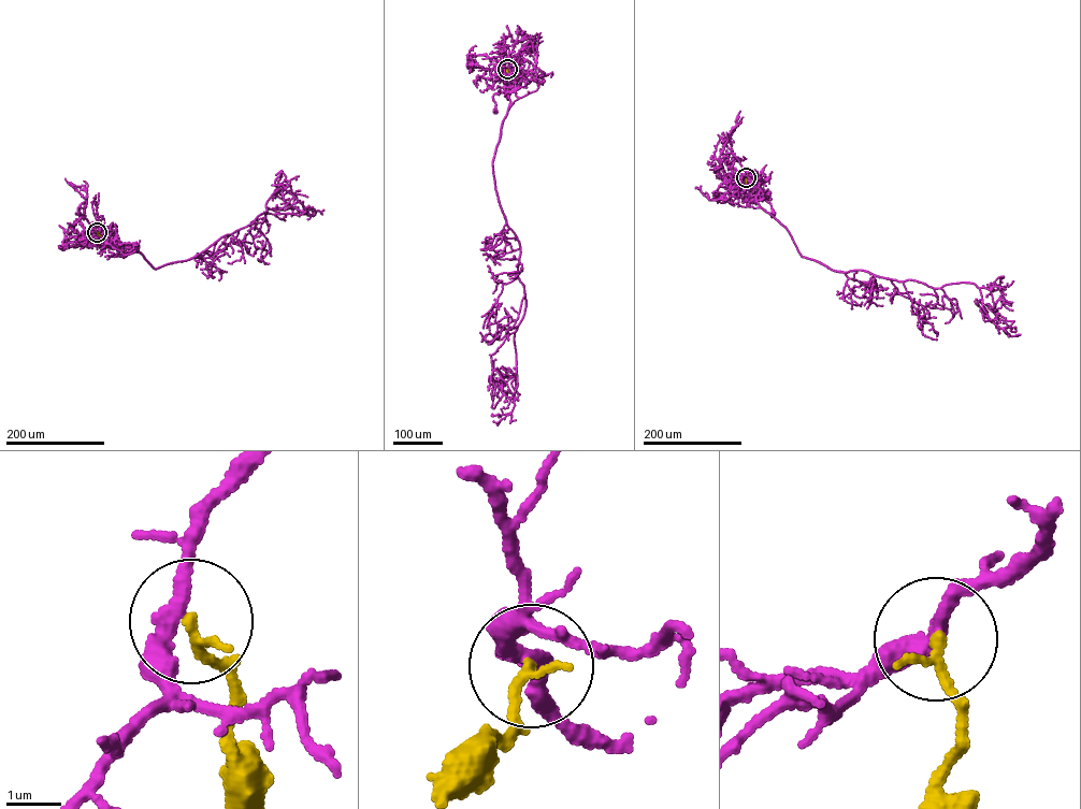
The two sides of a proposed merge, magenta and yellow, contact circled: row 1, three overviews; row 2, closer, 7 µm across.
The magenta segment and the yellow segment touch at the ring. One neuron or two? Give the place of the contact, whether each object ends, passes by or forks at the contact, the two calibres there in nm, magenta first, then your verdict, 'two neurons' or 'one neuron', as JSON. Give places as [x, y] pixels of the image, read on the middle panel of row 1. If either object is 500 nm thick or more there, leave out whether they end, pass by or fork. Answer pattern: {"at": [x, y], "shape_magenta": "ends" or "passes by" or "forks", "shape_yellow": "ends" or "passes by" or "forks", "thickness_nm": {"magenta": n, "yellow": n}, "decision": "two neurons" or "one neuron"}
{"at": [507, 69], "shape_magenta": "passes by", "shape_yellow": "ends", "thickness_nm": {"magenta": 300, "yellow": 180}, "decision": "two neurons"}

